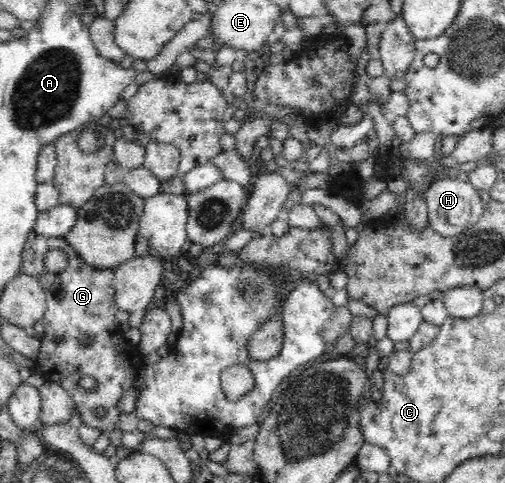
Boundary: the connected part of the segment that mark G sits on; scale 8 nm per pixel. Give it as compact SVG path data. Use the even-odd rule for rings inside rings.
M34 229L27 234L27 242L23 248L23 264L21 264L21 272L36 278L41 286L45 299L47 299L47 313L43 318L42 324L45 327L45 336L41 338L41 348L39 350L39 358L36 364L41 370L41 376L44 380L58 383L74 401L75 411L79 412L81 422L87 426L92 426L103 431L112 431L117 427L119 422L119 408L117 404L125 391L132 388L133 382L138 378L139 373L143 369L143 357L138 355L134 348L125 338L125 333L121 330L121 324L117 322L115 315L118 307L115 303L115 287L112 285L114 281L114 271L112 269L97 270L92 266L84 264L79 254L75 252L67 244L64 237L47 237L37 234ZM49 250L62 250L68 256L68 265L59 276L49 273L45 269L45 254ZM94 337L93 345L81 345L83 338ZM84 377L95 377L99 386L96 392L87 393L83 388L79 387L79 381ZM96 408L105 408L106 415L99 417L93 411Z

